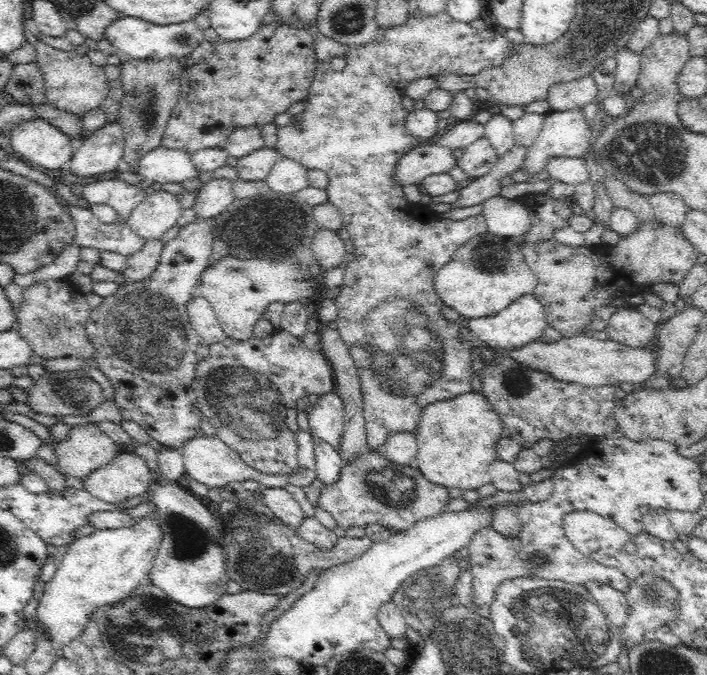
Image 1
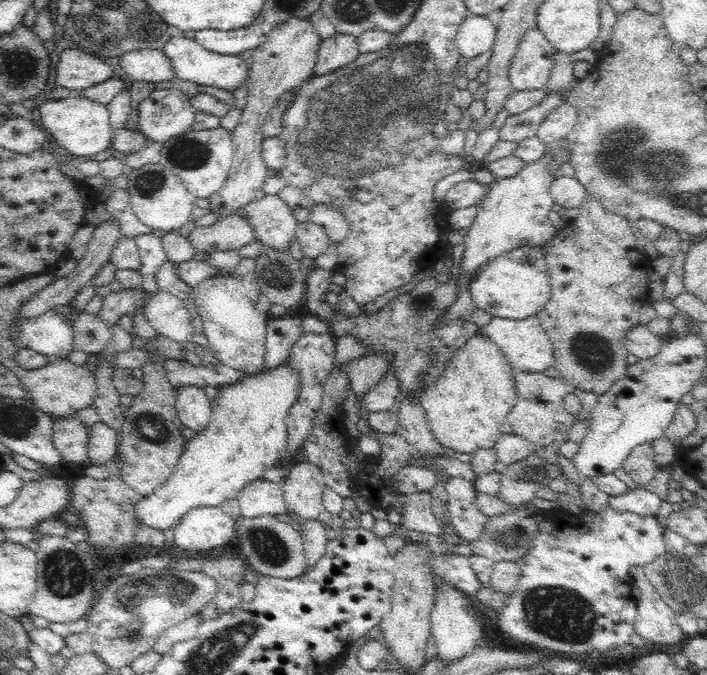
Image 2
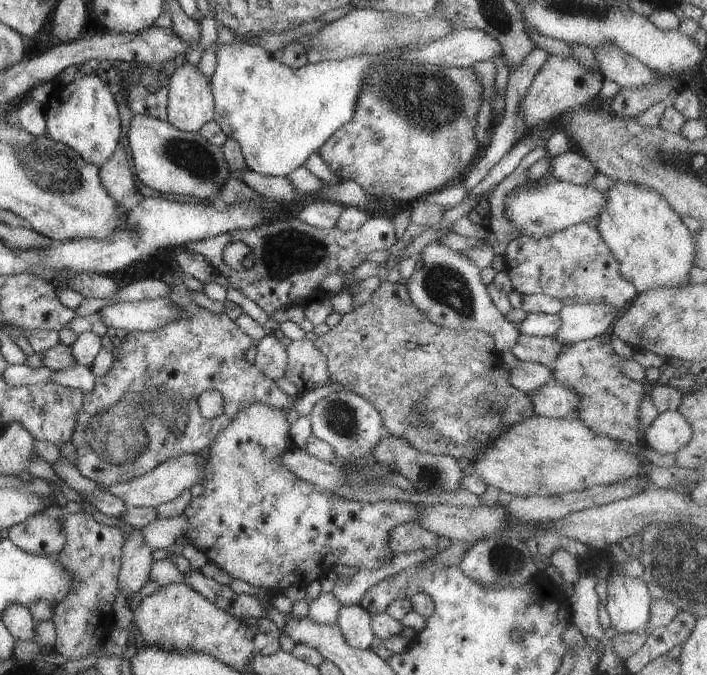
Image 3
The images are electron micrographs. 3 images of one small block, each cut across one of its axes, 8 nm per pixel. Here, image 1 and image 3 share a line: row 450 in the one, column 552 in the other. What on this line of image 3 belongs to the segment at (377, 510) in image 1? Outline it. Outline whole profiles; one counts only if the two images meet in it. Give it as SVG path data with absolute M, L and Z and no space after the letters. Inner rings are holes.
M605 333L576 344L563 345L557 364L552 369L552 377L558 384L574 388L574 392L578 392L580 404L574 415L579 415L590 430L626 445L640 445L638 411L641 401L646 397L644 384L622 374L620 362L623 358L612 349L610 335L611 333Z

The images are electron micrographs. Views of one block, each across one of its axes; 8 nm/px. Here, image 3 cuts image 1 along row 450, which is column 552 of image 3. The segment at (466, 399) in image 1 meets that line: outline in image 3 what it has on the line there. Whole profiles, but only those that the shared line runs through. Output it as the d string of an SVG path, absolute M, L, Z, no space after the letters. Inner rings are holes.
M535 415L510 426L496 440L494 446L486 447L486 452L482 456L472 460L469 465L467 461L463 463L463 469L464 474L468 477L476 474L484 480L488 487L494 486L500 491L513 494L516 497L559 496L598 486L616 484L622 480L630 480L632 476L644 476L642 458L644 458L642 452L640 454L630 453L626 444L590 430L580 420L579 415L562 418Z

